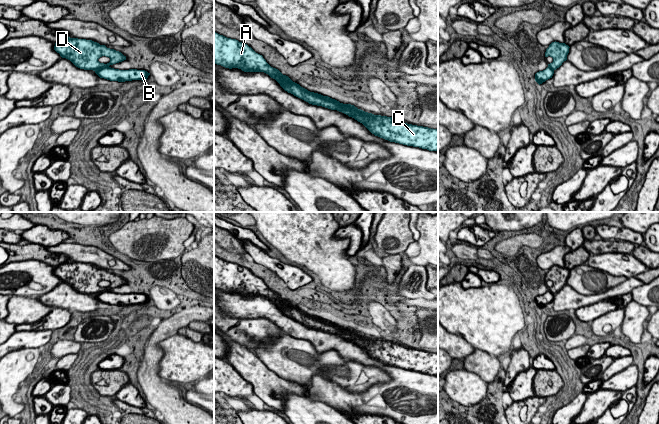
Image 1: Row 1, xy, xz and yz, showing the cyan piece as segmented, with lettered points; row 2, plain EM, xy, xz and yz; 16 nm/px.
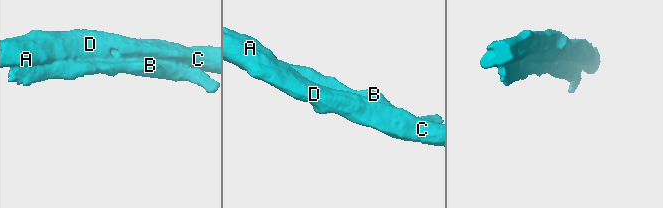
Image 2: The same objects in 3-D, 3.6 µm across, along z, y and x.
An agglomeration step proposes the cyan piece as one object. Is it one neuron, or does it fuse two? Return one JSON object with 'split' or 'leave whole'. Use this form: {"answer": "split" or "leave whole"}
{"answer": "split"}

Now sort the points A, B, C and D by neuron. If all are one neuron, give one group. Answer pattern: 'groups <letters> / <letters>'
groups A C D / B

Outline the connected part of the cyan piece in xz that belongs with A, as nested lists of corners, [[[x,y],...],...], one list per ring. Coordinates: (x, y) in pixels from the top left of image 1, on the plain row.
[[[214,256],[214,288],[225,292],[238,292],[244,296],[264,296],[275,303],[288,317],[312,329],[337,334],[362,347],[372,358],[407,370],[438,375],[438,353],[404,347],[398,343],[374,339],[361,333],[345,330],[337,325],[310,316],[271,291],[262,279],[247,268]]]

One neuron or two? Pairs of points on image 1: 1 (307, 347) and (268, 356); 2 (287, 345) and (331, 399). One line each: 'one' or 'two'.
1: one
2: two

